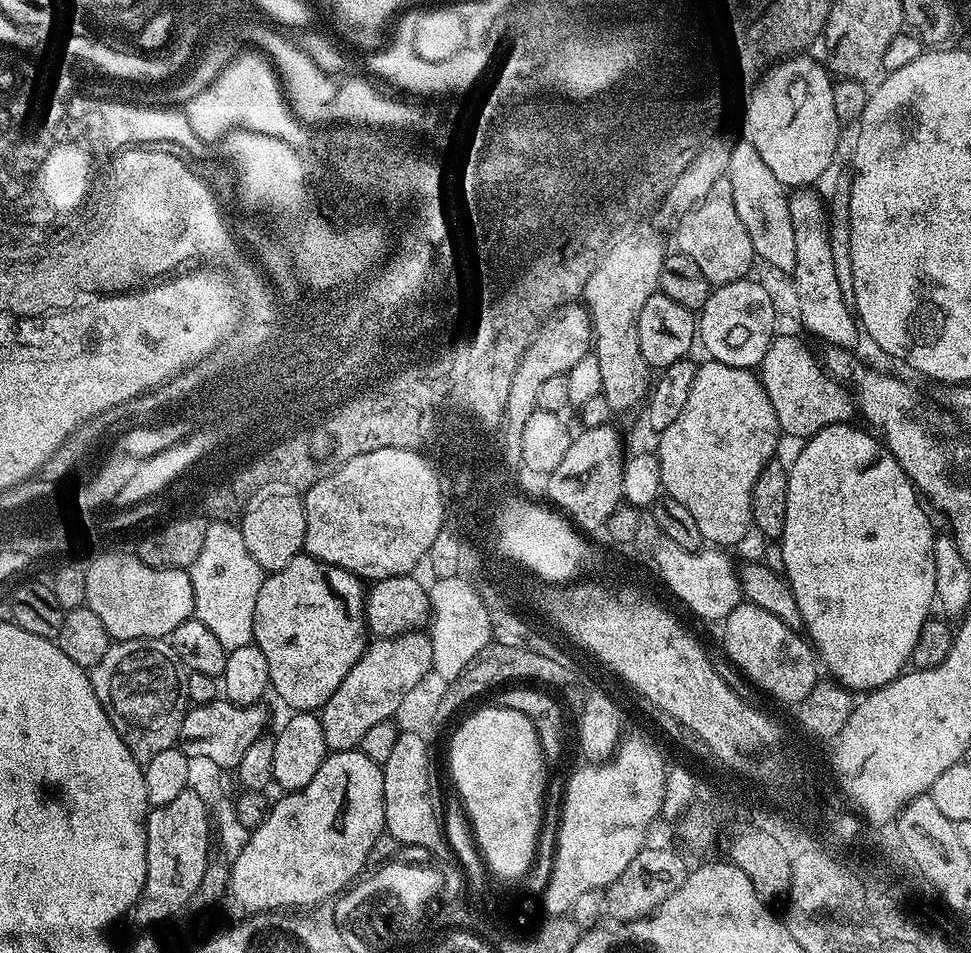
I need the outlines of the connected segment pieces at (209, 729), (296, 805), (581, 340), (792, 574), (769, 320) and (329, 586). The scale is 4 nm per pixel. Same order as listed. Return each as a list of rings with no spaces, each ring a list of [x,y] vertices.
[[[223,698],[209,704],[189,707],[180,727],[180,740],[185,756],[201,755],[216,762],[223,770],[236,770],[250,744],[265,735],[268,712],[260,704],[243,708]]]
[[[359,750],[329,752],[324,757],[322,766],[318,766],[318,774],[314,774],[314,778],[310,778],[310,782],[305,788],[300,788],[297,792],[289,792],[281,797],[277,804],[275,801],[269,807],[266,819],[258,827],[251,829],[248,841],[245,842],[245,848],[231,861],[232,877],[228,880],[229,886],[232,887],[230,896],[248,914],[263,914],[281,910],[308,910],[311,909],[308,908],[311,904],[320,904],[327,896],[338,895],[363,868],[366,868],[370,846],[374,846],[374,842],[378,842],[378,838],[385,835],[386,832],[384,827],[384,770],[381,765],[366,758],[366,754],[362,754]]]
[[[580,302],[563,305],[548,320],[543,333],[534,337],[530,346],[532,348],[526,349],[524,357],[518,360],[516,373],[512,375],[512,412],[528,412],[528,408],[537,411],[536,399],[542,382],[546,382],[546,378],[565,375],[593,351],[592,317],[588,315],[587,307]]]
[[[852,422],[831,424],[818,430],[818,434],[805,439],[805,448],[792,468],[788,469],[786,526],[779,547],[781,546],[780,552],[784,555],[785,569],[783,568],[783,571],[786,573],[788,584],[798,602],[798,610],[804,619],[803,631],[806,633],[807,639],[814,645],[819,663],[823,667],[824,664],[828,667],[827,675],[837,684],[853,693],[867,694],[873,688],[889,684],[891,680],[895,680],[905,671],[906,665],[912,659],[912,651],[915,643],[918,642],[919,632],[922,630],[923,624],[930,619],[931,612],[928,611],[932,606],[934,608],[936,600],[934,540],[938,532],[931,526],[929,513],[924,512],[925,505],[918,495],[918,489],[913,486],[912,481],[902,470],[902,466],[898,466],[892,451],[885,448],[875,435],[872,437],[870,433],[863,432],[854,425],[855,423]]]
[[[753,278],[735,280],[729,284],[713,287],[708,295],[708,301],[698,312],[698,340],[708,351],[711,359],[722,362],[726,366],[738,366],[739,368],[755,369],[762,362],[766,350],[772,345],[772,341],[778,332],[778,311],[772,296]]]
[[[299,554],[284,568],[265,575],[254,606],[252,638],[262,654],[266,654],[272,679],[271,691],[277,692],[281,702],[289,704],[289,709],[316,712],[323,708],[330,694],[342,686],[342,678],[350,674],[366,647],[365,595],[366,588],[361,577],[333,564],[324,564],[307,554]]]

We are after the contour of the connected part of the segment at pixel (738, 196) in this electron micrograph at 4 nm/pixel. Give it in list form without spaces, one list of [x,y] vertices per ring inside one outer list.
[[[747,142],[734,145],[732,152],[730,148],[727,153],[726,179],[734,196],[734,210],[738,210],[738,218],[742,218],[746,234],[750,234],[753,253],[759,259],[761,256],[770,267],[792,274],[795,270],[795,236],[785,185],[774,178],[770,166],[762,162],[762,154]]]

